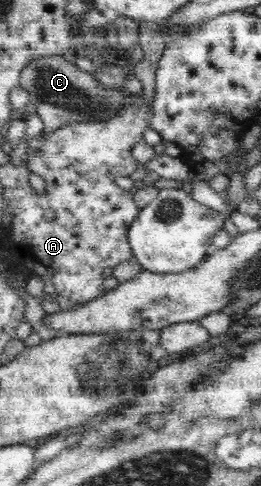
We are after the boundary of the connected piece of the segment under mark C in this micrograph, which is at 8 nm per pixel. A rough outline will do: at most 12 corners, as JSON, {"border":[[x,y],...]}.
{"border":[[68,56],[20,71],[51,133],[120,114],[131,89],[107,89]]}

